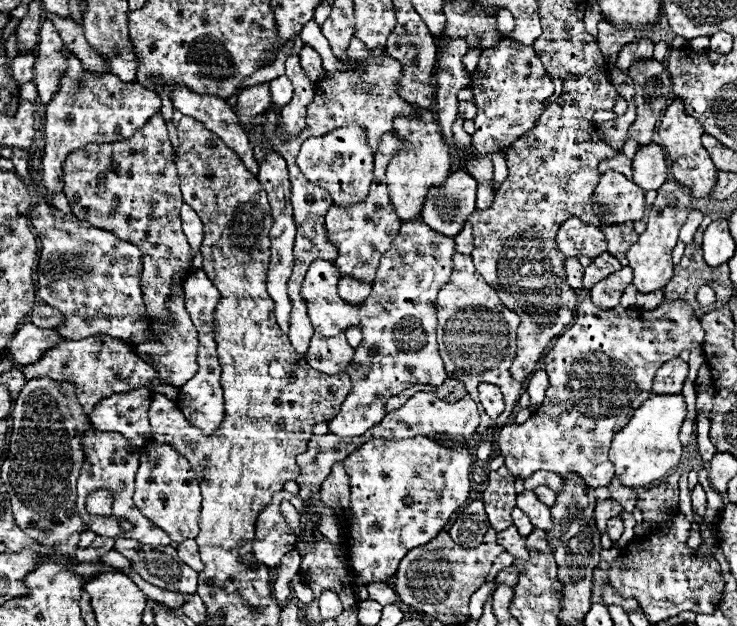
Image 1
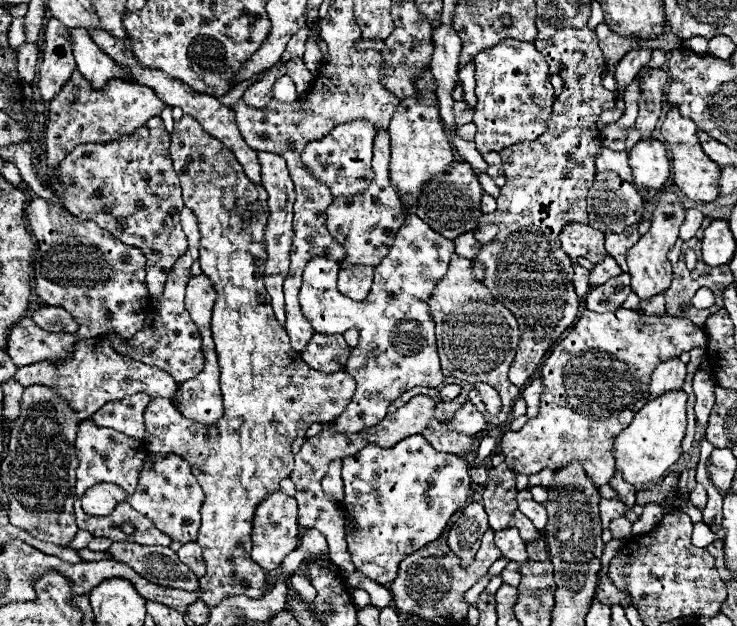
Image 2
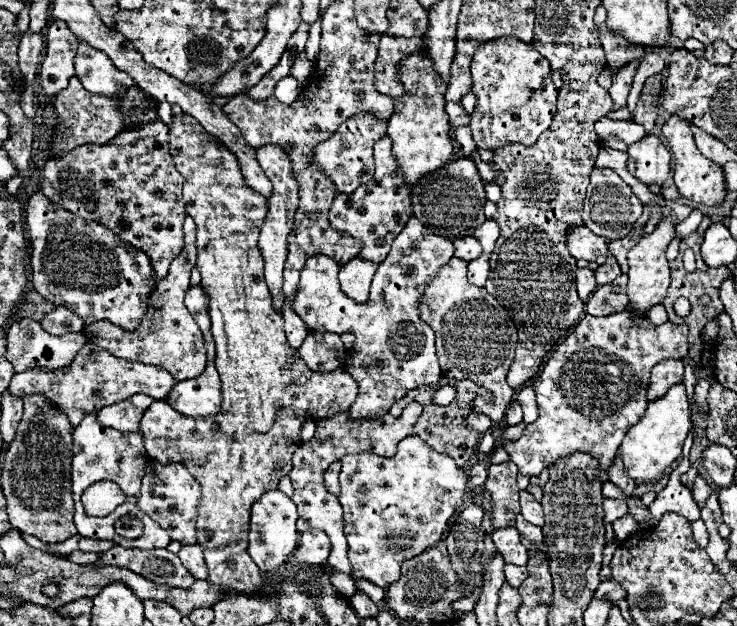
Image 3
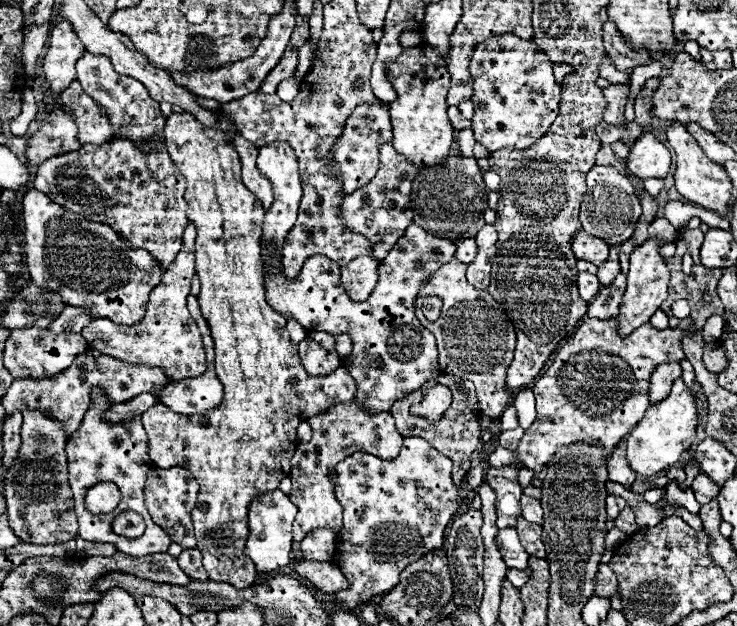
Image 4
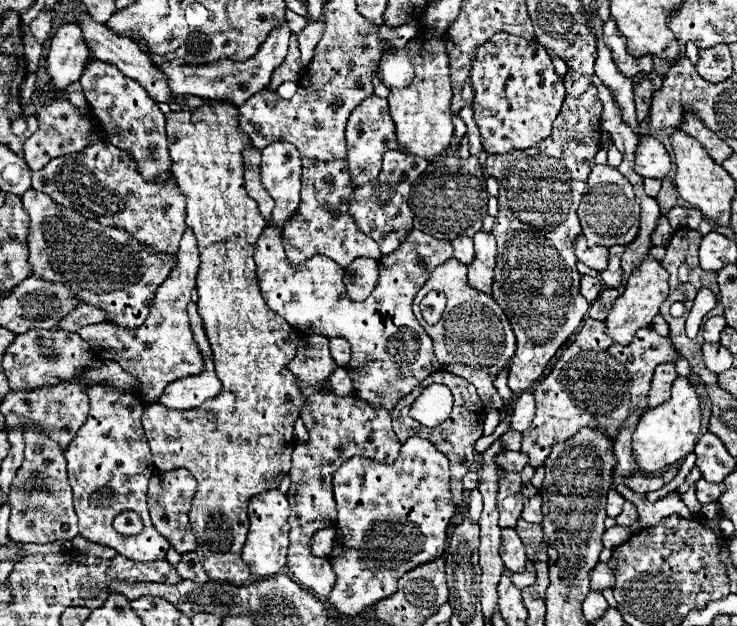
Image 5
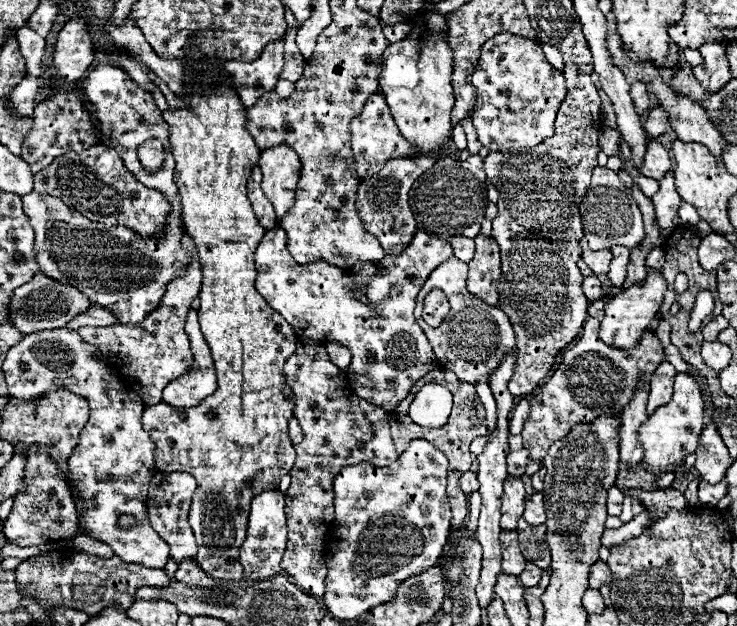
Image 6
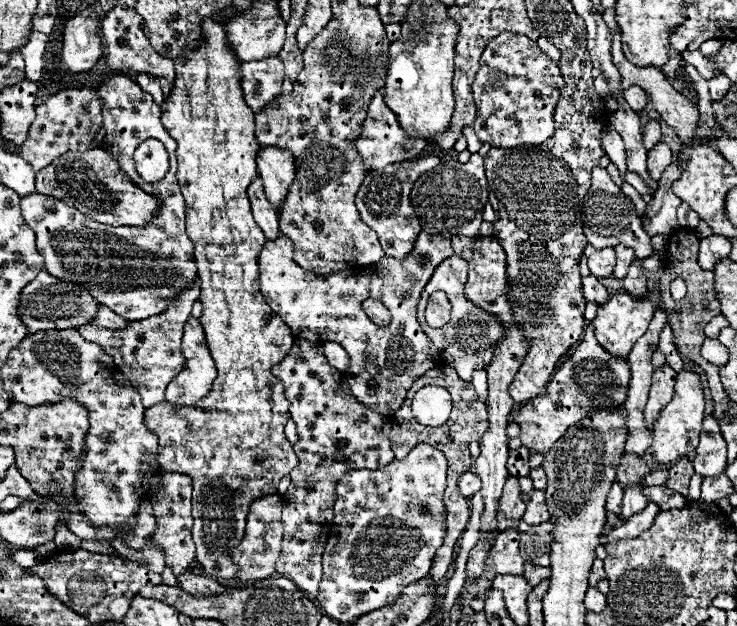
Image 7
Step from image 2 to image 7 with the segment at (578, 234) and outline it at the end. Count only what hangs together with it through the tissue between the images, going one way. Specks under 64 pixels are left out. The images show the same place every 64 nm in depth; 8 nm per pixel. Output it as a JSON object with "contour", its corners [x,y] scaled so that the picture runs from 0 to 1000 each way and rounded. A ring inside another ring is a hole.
{"contour":[[[806,393],[792,396],[792,409],[798,412],[798,428],[801,438],[809,444],[828,444],[830,441],[830,422],[836,422],[833,412],[833,396],[817,396],[809,399]]]}

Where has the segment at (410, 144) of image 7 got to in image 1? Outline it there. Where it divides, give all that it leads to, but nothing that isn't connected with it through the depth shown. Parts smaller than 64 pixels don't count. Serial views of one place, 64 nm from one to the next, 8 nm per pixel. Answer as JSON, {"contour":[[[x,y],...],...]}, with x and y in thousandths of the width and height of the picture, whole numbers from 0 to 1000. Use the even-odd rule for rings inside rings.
{"contour":[[[467,198],[442,217],[418,220],[407,236],[404,265],[421,291],[448,307],[456,329],[491,323],[505,294],[505,240],[499,236],[497,208],[486,198]]]}

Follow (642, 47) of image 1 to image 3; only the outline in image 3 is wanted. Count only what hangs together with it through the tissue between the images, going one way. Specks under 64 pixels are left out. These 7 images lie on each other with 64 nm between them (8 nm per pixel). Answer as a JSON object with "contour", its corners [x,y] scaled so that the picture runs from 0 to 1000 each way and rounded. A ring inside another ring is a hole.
{"contour":[[[858,99],[847,109],[841,109],[836,115],[836,121],[830,125],[830,137],[825,144],[825,150],[830,153],[833,160],[833,169],[830,169],[830,179],[833,176],[844,176],[849,169],[849,160],[852,160],[852,147],[855,147],[855,137],[858,137],[858,121],[863,115],[863,105],[866,99]]]}

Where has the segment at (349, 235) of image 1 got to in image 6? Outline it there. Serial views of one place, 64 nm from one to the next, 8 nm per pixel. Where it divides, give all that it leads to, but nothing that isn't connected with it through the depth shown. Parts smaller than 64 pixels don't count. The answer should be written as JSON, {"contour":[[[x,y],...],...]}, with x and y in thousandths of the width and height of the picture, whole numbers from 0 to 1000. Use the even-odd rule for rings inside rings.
{"contour":[[[586,249],[526,256],[526,262],[521,262],[510,281],[491,288],[483,307],[483,335],[494,355],[494,364],[499,364],[499,371],[516,383],[524,406],[537,409],[559,387],[559,377],[564,374],[564,348],[554,329],[554,307],[564,284],[586,268],[586,262],[592,262],[592,252]]]}

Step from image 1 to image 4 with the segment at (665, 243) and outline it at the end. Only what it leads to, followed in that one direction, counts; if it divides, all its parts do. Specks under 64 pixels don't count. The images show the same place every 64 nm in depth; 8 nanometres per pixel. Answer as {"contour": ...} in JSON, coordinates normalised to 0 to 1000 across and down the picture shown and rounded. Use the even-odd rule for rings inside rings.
{"contour":[[[879,383],[871,393],[866,393],[858,406],[855,406],[855,435],[852,435],[852,460],[844,473],[844,486],[841,486],[841,498],[836,505],[839,511],[839,530],[841,537],[855,537],[863,524],[868,524],[868,518],[882,514],[882,508],[887,505],[887,498],[896,492],[896,486],[906,476],[906,447],[909,447],[909,435],[901,422],[901,412],[893,406],[896,390],[890,383]]]}

